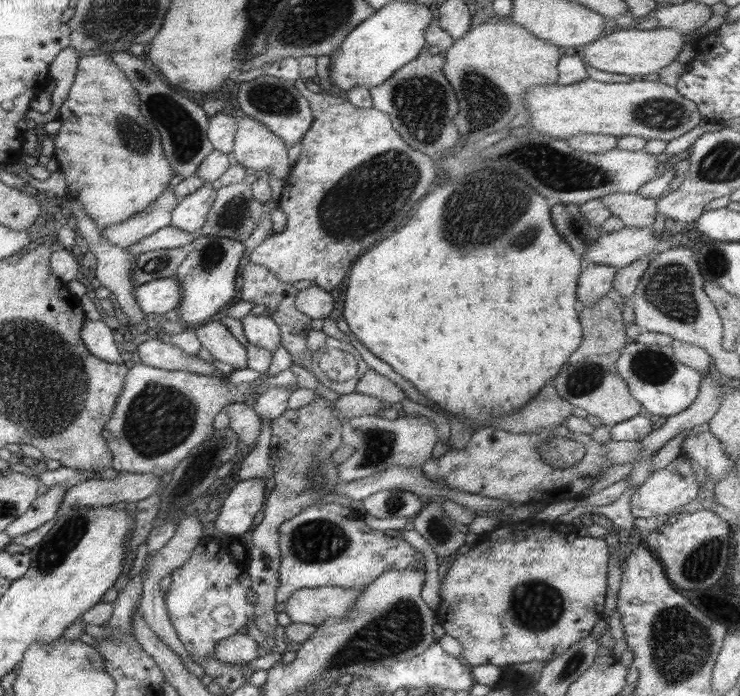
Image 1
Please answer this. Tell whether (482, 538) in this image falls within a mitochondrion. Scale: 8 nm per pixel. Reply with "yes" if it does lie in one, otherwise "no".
no

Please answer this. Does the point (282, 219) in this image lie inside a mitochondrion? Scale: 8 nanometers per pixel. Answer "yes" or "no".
no

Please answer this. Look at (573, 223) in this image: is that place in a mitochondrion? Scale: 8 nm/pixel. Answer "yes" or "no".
yes

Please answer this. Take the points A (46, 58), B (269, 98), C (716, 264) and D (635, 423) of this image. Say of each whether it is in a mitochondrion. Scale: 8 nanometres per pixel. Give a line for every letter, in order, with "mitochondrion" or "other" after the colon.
A: other
B: mitochondrion
C: mitochondrion
D: other

